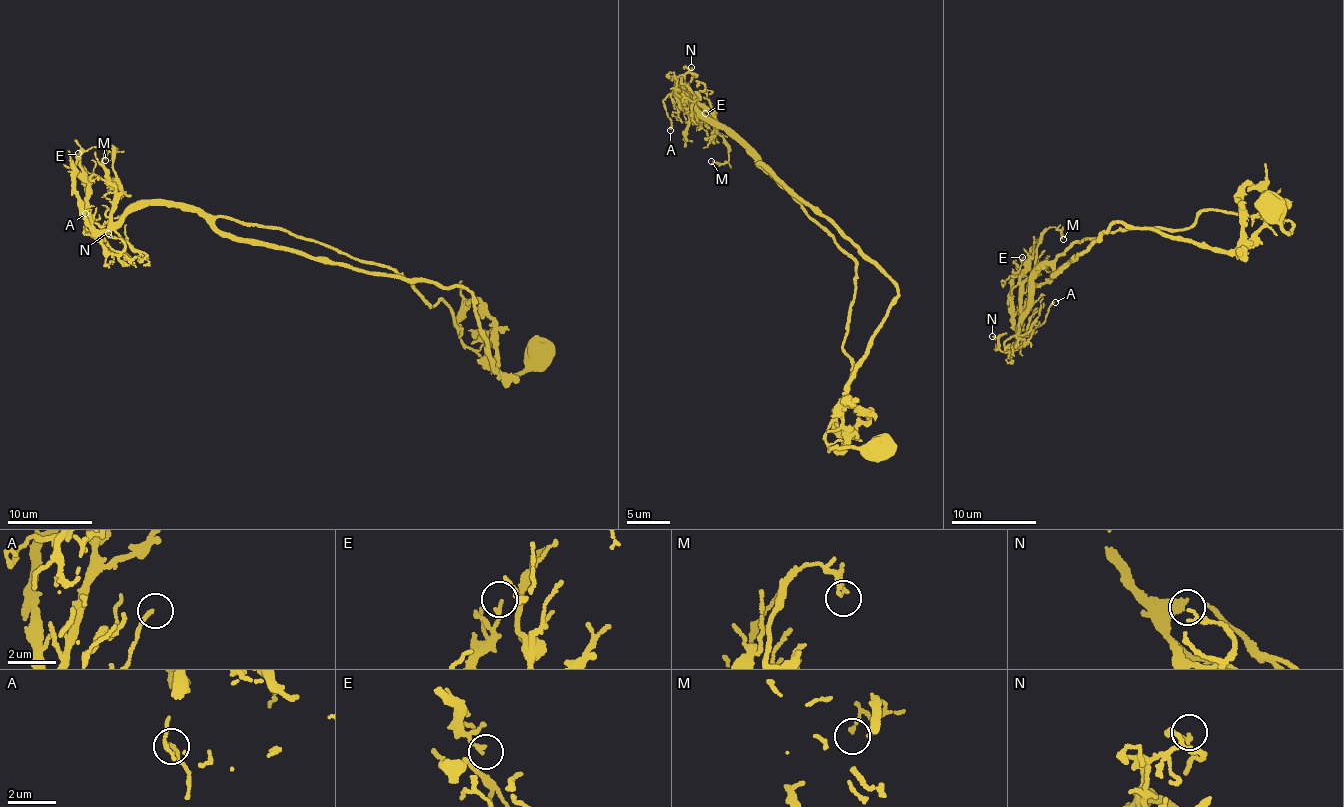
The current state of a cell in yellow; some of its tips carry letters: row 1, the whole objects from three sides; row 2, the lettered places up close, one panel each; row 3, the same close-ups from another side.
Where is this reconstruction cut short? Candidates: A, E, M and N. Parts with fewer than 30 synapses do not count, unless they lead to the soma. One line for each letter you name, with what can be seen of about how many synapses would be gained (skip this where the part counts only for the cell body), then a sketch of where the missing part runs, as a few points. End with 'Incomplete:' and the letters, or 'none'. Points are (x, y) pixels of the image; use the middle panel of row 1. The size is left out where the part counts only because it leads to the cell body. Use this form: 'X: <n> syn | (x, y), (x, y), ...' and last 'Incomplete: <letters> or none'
Incomplete: none

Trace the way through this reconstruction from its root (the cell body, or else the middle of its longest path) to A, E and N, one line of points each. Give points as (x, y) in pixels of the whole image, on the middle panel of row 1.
A: (878, 447), (831, 451), (826, 440), (852, 375), (844, 343), (854, 259), (675, 91), (663, 104), (670, 130)
E: (878, 447), (831, 451), (826, 440), (852, 375), (844, 343), (854, 259), (675, 87), (705, 113)
N: (878, 447), (831, 451), (826, 440), (852, 375), (854, 259), (674, 88), (696, 77), (691, 67)

